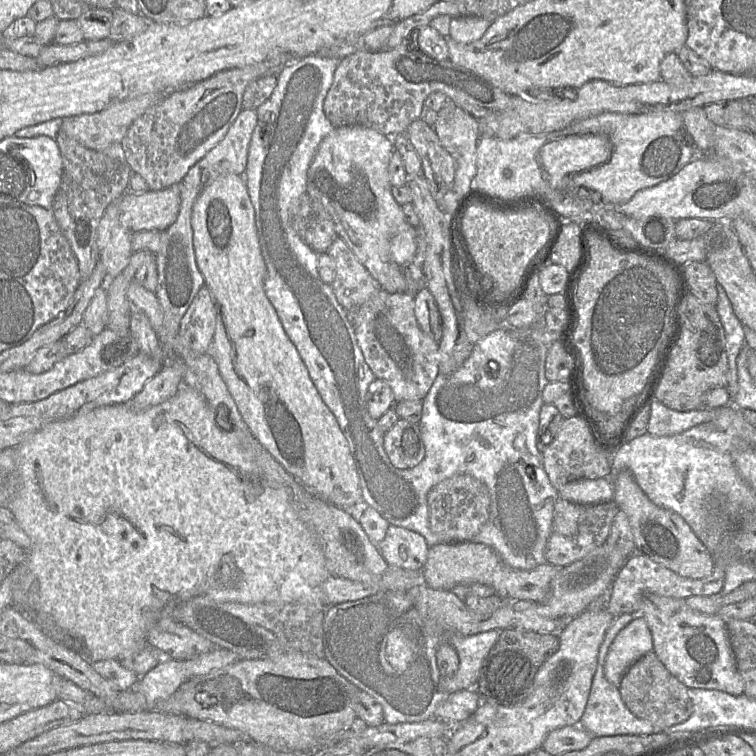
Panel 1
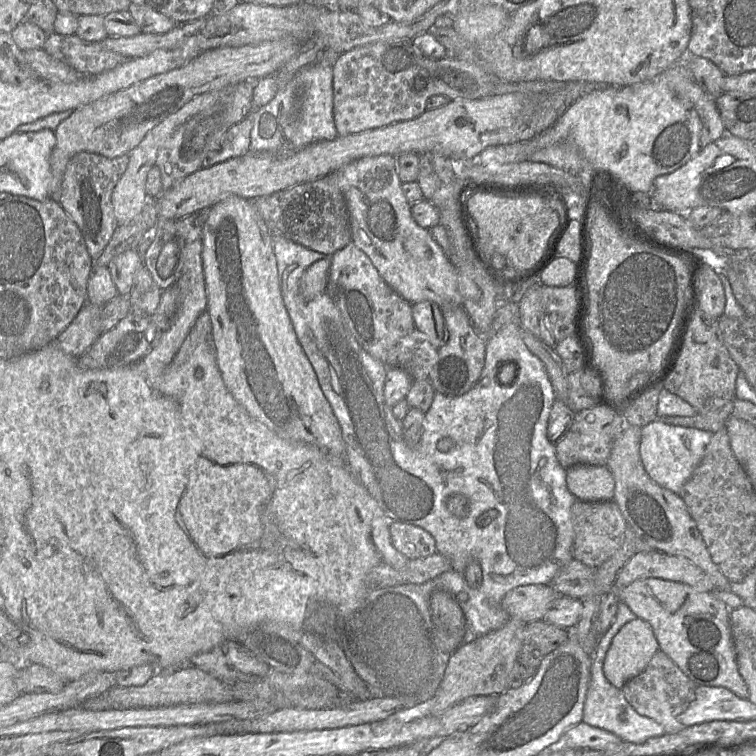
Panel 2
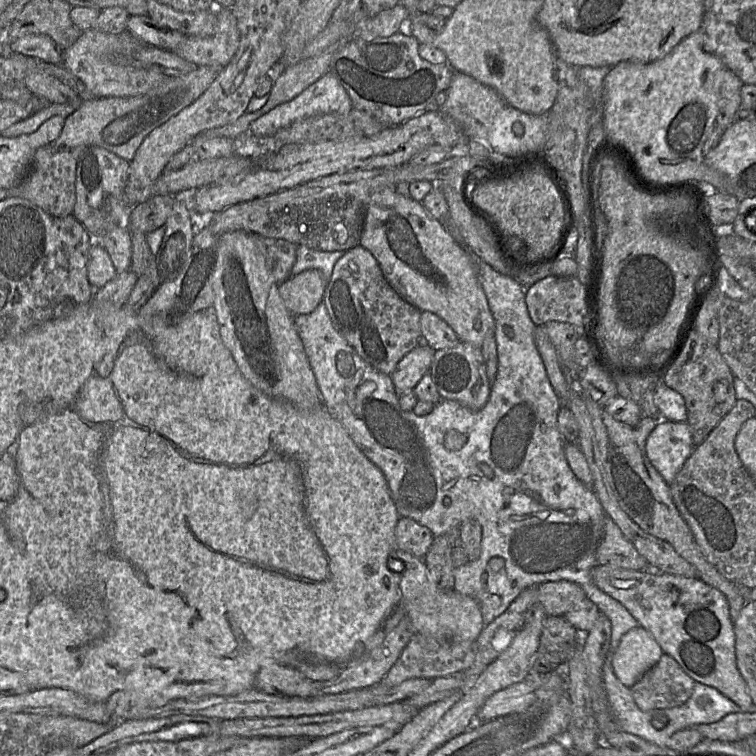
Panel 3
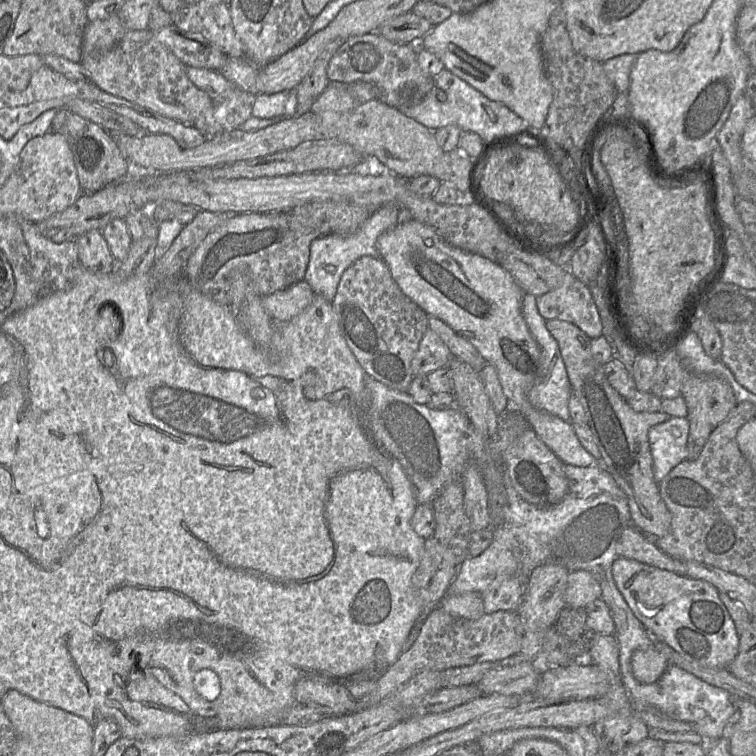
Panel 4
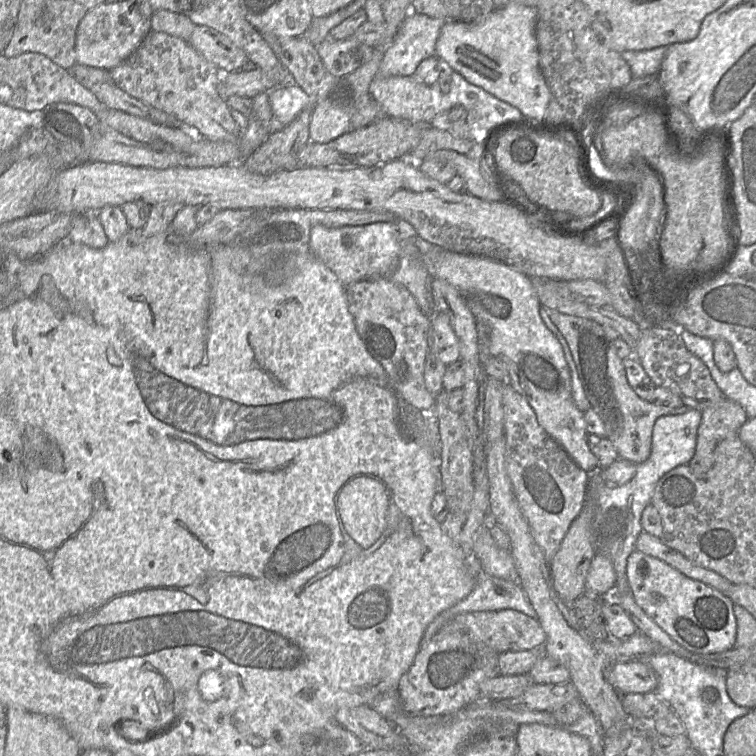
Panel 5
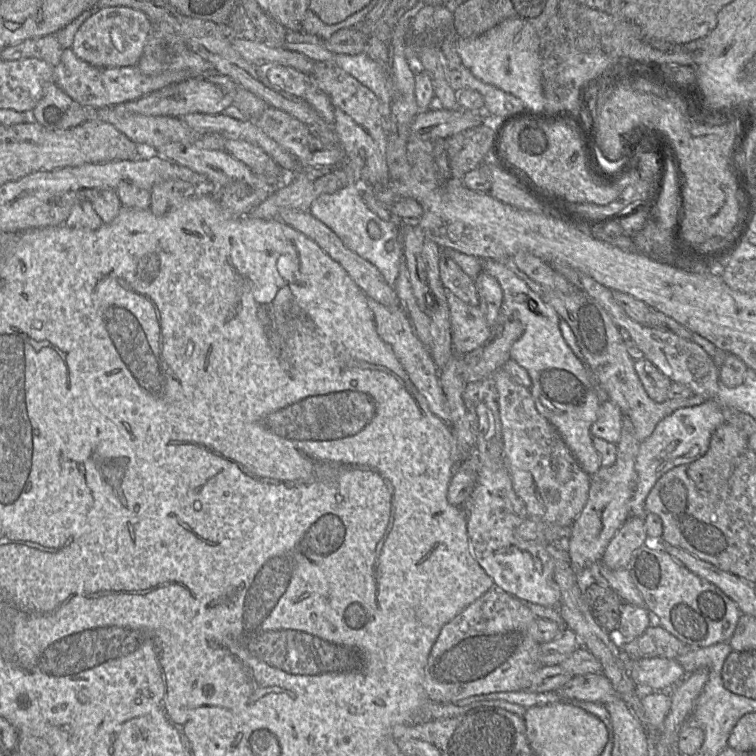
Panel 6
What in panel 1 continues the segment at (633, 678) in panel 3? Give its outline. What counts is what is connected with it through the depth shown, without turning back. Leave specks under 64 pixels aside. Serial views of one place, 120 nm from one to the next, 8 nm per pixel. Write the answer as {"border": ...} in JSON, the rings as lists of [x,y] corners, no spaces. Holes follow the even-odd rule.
{"border":[[[641,615],[622,628],[608,649],[604,663],[606,679],[619,688],[629,667],[645,654],[653,651],[652,633]]]}

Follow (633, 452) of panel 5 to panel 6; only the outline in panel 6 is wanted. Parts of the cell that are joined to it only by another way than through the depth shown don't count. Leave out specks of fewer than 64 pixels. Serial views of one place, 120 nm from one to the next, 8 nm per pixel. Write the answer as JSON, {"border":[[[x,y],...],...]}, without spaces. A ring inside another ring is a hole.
{"border":[[[575,291],[571,294],[555,292],[554,295],[541,298],[551,304],[560,319],[569,325],[591,376],[598,380],[608,394],[609,400],[620,408],[623,417],[628,417],[632,421],[635,436],[640,442],[649,438],[655,426],[674,411],[697,406],[707,401],[705,397],[696,394],[686,399],[666,399],[663,402],[651,399],[635,371],[635,360],[626,350],[620,328],[613,322],[604,307],[583,291]]]}

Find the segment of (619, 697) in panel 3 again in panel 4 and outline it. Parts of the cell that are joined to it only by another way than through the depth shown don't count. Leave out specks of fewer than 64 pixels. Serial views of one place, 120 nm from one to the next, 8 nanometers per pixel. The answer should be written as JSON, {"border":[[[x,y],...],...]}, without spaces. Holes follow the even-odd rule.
{"border":[[[631,660],[628,662],[626,676],[623,675],[621,666],[619,666],[619,670],[630,700],[653,705],[672,719],[690,723],[693,730],[705,741],[714,741],[728,733],[729,719],[736,711],[733,697],[728,691],[708,684],[669,661],[667,661],[665,672],[658,679],[658,687],[653,683],[642,684],[633,676]]]}

